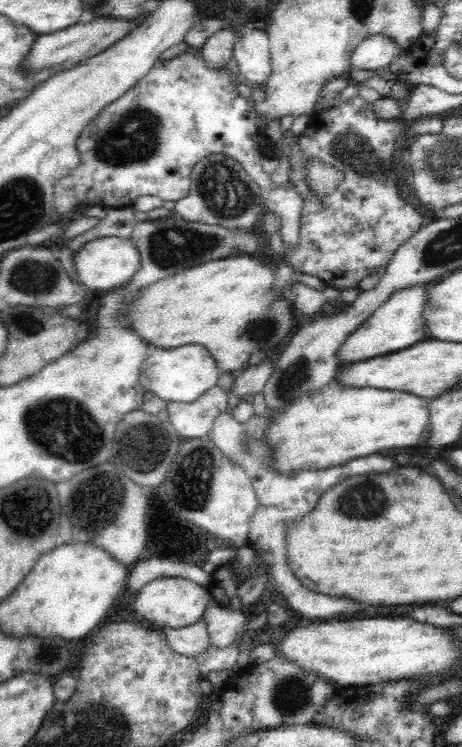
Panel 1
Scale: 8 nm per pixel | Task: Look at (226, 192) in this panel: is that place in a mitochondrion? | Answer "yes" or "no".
yes

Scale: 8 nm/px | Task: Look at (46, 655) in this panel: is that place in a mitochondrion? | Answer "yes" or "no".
yes

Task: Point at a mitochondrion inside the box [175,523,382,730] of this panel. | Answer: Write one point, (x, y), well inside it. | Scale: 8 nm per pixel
(290, 695)

